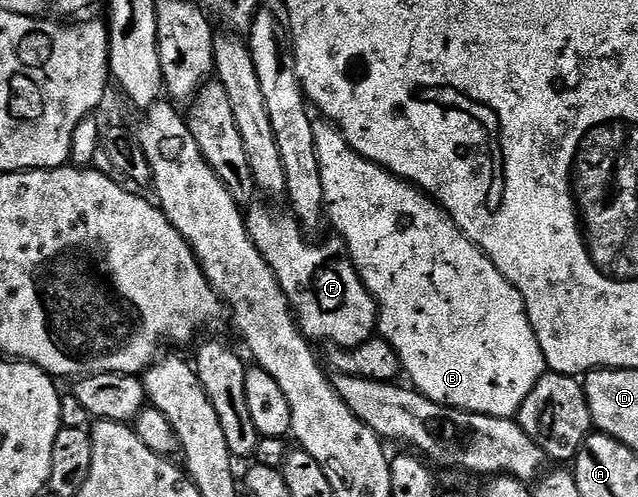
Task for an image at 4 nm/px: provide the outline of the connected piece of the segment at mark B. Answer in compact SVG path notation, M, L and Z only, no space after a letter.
M316 121L313 122L312 128L316 160L318 169L322 173L322 193L327 222L332 222L332 227L336 230L333 232L343 239L347 258L351 259L352 264L356 266L356 271L366 285L366 289L376 298L379 338L391 345L394 353L398 353L400 366L406 379L408 375L407 382L421 395L444 407L455 407L458 411L469 411L472 415L489 415L499 419L519 416L522 401L526 401L530 389L534 389L534 385L538 385L540 378L548 371L548 363L544 360L542 345L538 345L538 337L530 325L530 317L526 313L522 293L514 289L514 285L488 260L487 255L466 238L460 231L460 226L435 199L425 195L423 191L413 187L404 179L397 179L384 167L372 163L369 159L363 159L346 141L344 132L331 122Z

